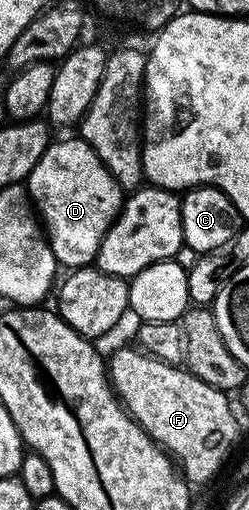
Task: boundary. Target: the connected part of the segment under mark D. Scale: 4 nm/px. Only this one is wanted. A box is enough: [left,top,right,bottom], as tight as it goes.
[26,136,126,268]

